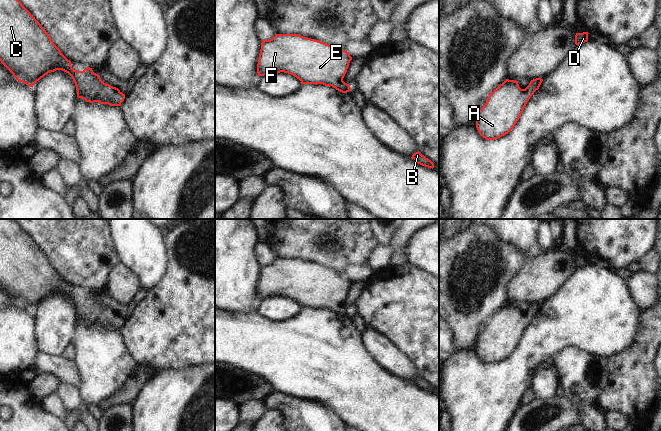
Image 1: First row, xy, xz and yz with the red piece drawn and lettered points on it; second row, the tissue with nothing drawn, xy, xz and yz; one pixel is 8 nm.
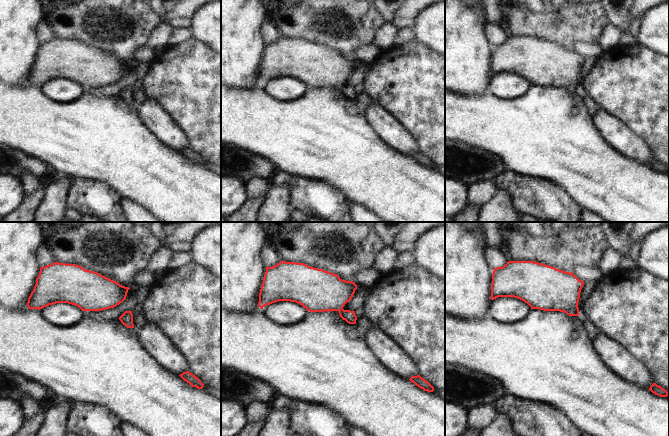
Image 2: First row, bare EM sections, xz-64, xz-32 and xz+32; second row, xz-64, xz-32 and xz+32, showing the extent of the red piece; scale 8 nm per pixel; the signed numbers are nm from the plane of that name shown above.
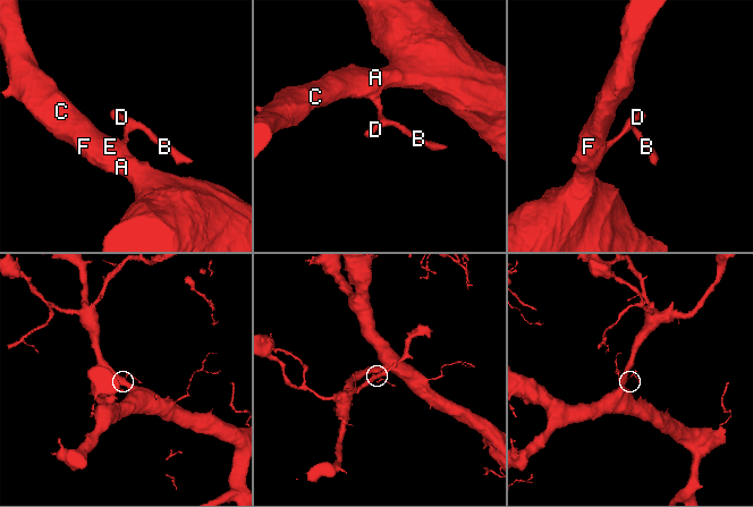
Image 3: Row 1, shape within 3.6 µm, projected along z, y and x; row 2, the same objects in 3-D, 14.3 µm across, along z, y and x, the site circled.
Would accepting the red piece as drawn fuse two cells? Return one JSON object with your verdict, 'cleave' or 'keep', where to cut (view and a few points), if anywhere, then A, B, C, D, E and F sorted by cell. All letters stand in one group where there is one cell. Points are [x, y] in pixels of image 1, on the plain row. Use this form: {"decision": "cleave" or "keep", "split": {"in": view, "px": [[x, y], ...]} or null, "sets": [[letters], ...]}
{"decision": "keep", "split": null, "sets": [["A", "B", "C", "D", "E", "F"]]}

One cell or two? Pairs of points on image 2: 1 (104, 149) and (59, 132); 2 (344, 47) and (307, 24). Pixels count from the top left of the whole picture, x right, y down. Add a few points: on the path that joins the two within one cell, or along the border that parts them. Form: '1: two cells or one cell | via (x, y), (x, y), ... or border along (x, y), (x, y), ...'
1: one cell | via (93, 138), (70, 138)
2: one cell | via (336, 38), (324, 26), (316, 24)

